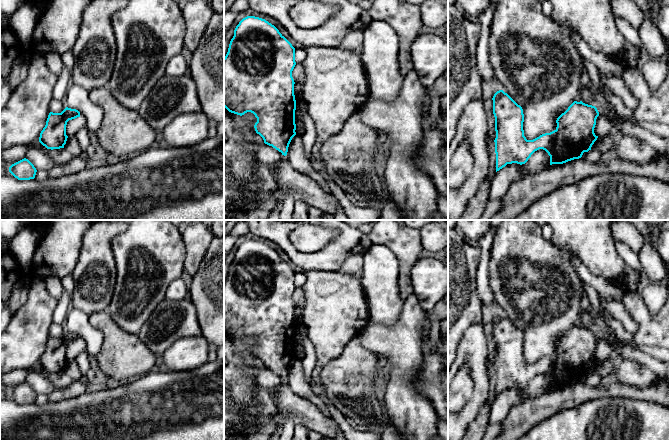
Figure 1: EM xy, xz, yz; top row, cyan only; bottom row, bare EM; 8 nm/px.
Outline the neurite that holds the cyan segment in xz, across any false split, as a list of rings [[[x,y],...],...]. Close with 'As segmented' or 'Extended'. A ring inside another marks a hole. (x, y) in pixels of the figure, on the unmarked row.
[[[247,240],[239,246],[224,281],[224,331],[240,340],[247,336],[253,337],[257,342],[254,349],[256,357],[263,362],[265,368],[272,370],[284,380],[287,379],[289,368],[296,359],[295,306],[292,301],[295,289],[295,272],[292,268],[274,249],[255,240]]]. As segmented

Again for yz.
[[[503,314],[497,315],[493,322],[493,338],[495,341],[495,377],[496,396],[507,388],[525,388],[531,379],[539,374],[545,374],[550,380],[550,389],[563,388],[568,385],[579,383],[584,376],[591,374],[598,360],[594,357],[596,343],[599,336],[595,330],[588,329],[582,325],[574,325],[568,333],[556,344],[557,351],[550,357],[545,357],[533,364],[527,364],[524,360],[523,333]]]. As segmented

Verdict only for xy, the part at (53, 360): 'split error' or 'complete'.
complete

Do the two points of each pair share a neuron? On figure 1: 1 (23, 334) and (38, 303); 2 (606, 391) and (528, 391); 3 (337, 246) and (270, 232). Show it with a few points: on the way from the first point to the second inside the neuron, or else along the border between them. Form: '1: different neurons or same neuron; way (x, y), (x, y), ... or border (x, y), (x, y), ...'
1: same neuron; way (29, 326), (37, 311)
2: different neurons; border (550, 389), (534, 398), (525, 400)
3: same neuron; way (320, 258), (298, 258), (287, 247)

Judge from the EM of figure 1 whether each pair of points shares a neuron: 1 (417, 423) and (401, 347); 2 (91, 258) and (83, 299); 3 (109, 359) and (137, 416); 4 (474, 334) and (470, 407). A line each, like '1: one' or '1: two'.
1: one
2: one
3: two
4: one

